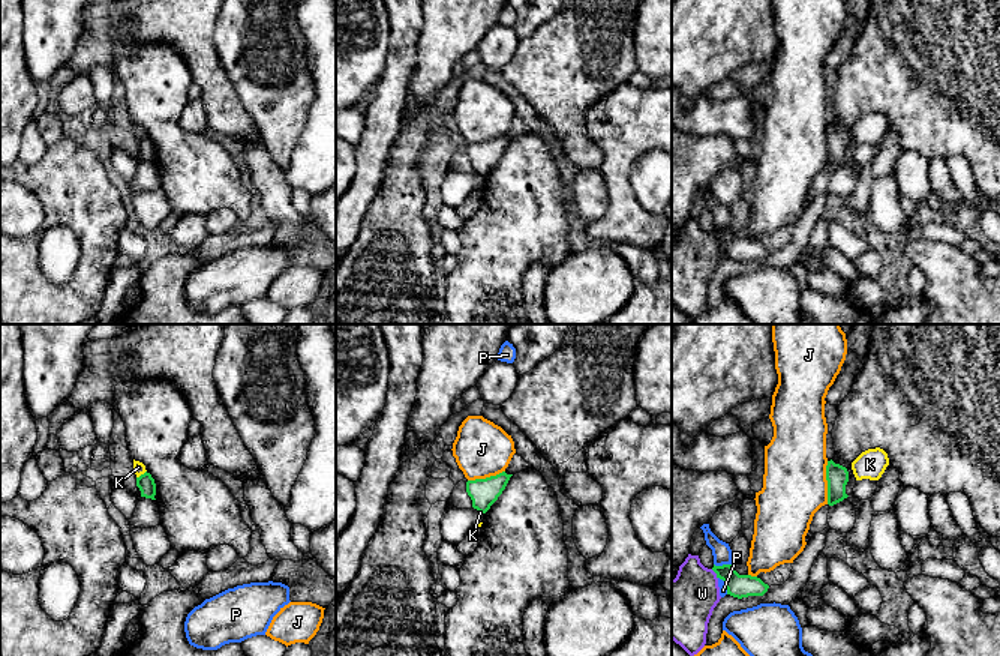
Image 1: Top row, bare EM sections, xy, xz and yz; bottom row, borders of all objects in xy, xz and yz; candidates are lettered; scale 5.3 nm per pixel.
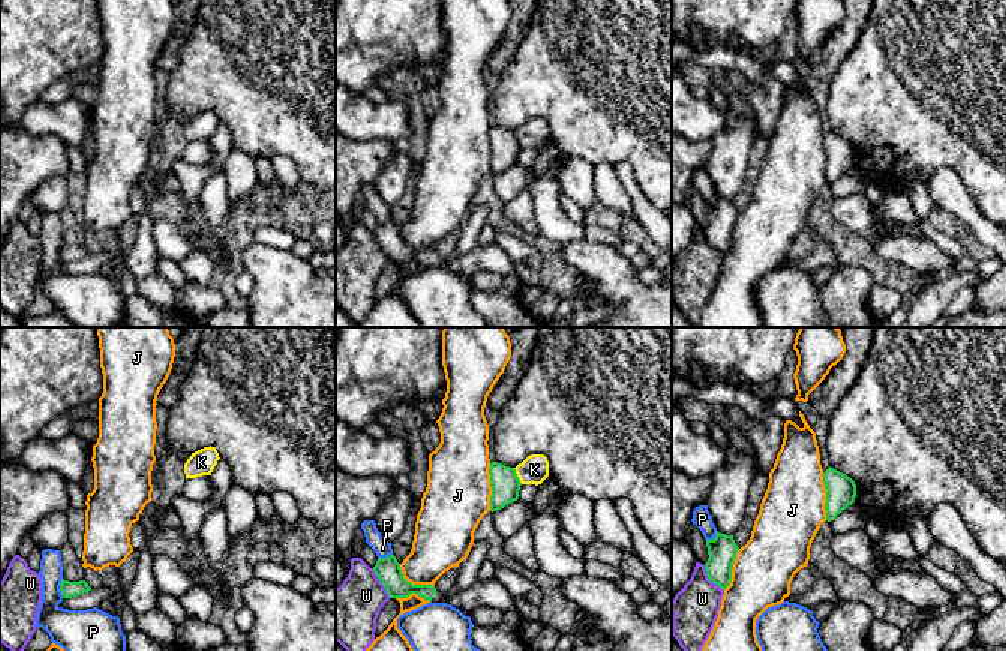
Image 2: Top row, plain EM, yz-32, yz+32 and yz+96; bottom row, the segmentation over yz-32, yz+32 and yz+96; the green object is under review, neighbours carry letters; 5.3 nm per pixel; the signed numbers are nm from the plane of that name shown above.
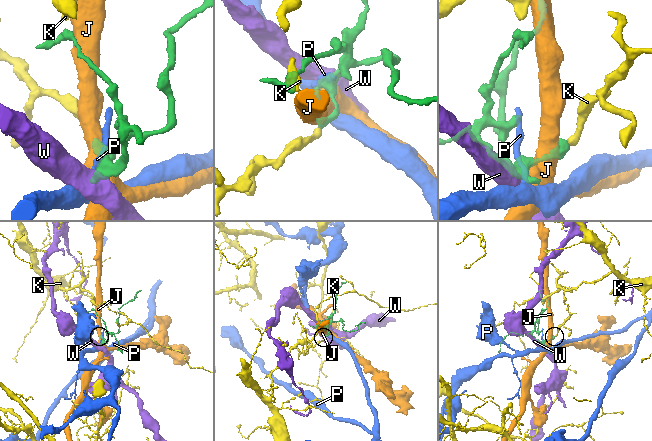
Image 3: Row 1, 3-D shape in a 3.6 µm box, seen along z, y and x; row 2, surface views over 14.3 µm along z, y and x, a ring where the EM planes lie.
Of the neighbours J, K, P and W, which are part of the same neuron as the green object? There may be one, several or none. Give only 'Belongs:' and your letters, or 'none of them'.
Belongs: none of them

